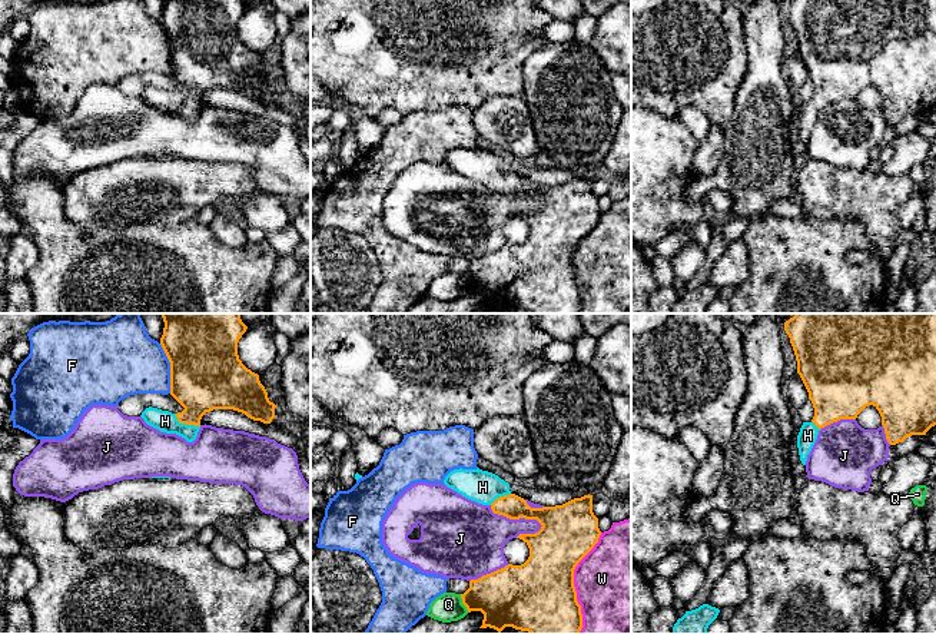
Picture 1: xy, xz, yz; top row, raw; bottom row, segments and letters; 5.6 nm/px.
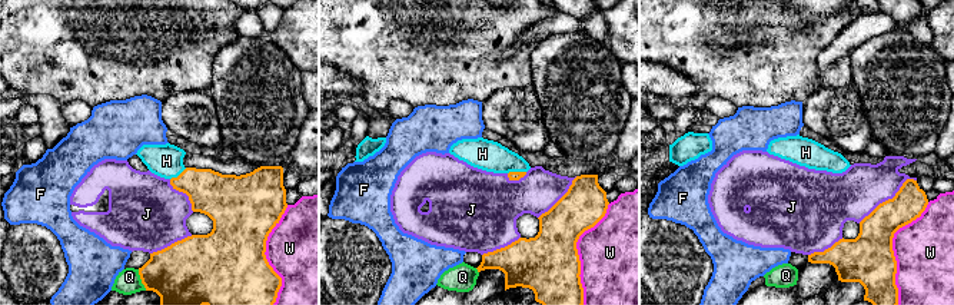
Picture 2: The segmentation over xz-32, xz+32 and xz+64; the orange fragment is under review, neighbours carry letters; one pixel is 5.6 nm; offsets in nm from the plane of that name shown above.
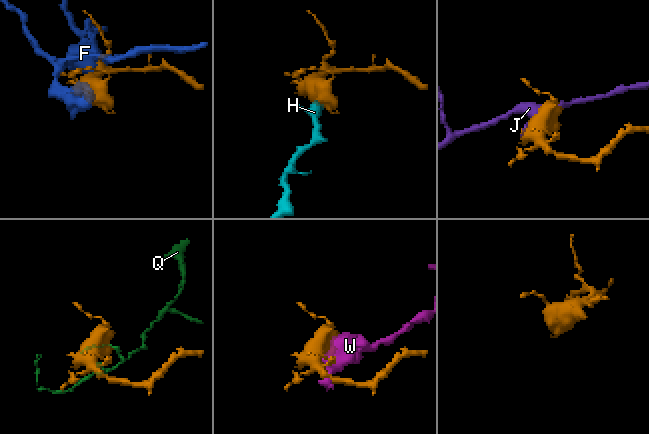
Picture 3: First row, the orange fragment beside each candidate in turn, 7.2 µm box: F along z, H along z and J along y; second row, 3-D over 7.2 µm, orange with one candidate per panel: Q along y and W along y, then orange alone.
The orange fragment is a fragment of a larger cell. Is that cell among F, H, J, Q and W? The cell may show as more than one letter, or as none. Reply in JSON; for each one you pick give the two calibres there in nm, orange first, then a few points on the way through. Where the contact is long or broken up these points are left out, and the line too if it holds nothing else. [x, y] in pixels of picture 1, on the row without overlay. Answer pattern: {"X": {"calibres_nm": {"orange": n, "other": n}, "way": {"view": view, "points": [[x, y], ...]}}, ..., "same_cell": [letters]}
{"H": {"calibres_nm": {"orange": 340, "other": 120}, "way": {"view": "xy", "points": [[201, 62], [195, 89], [186, 103], [165, 100]]}}, "same_cell": ["H"]}

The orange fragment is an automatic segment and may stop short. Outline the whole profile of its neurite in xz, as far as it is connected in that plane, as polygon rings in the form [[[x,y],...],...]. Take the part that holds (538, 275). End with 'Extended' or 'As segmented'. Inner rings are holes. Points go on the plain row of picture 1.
[[[454,149],[444,163],[462,176],[482,185],[489,185],[494,193],[510,199],[537,199],[542,206],[535,213],[520,213],[530,228],[528,239],[521,245],[508,243],[501,249],[469,260],[469,268],[461,273],[468,292],[484,293],[479,308],[505,306],[530,313],[580,313],[582,308],[581,285],[574,266],[574,249],[598,222],[601,210],[593,192],[593,175],[574,177],[562,185],[531,187],[527,180],[510,170],[510,163],[498,155],[477,149]]]. Extended

